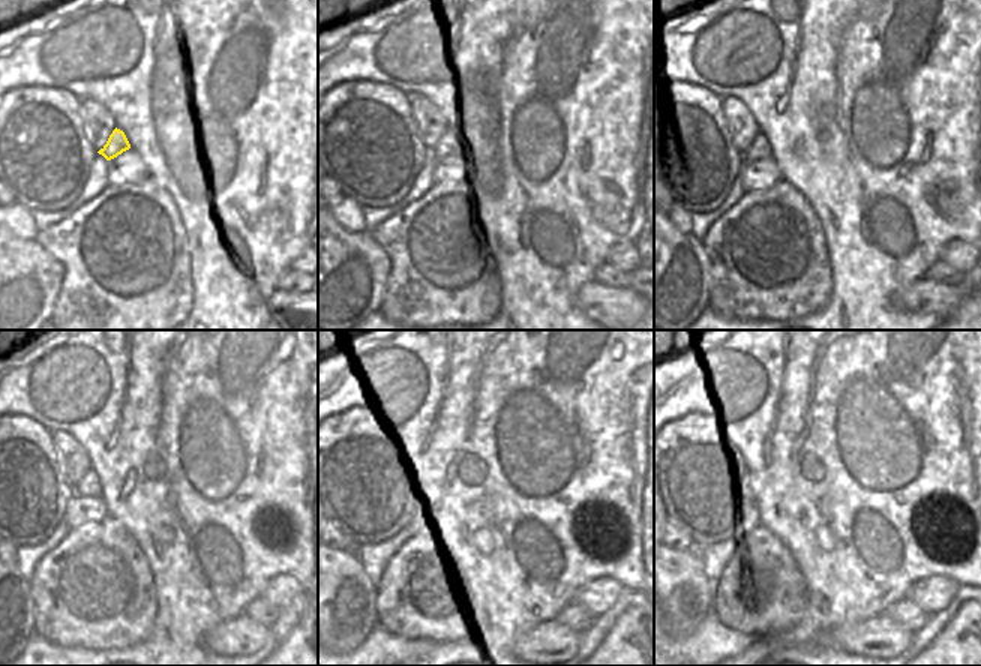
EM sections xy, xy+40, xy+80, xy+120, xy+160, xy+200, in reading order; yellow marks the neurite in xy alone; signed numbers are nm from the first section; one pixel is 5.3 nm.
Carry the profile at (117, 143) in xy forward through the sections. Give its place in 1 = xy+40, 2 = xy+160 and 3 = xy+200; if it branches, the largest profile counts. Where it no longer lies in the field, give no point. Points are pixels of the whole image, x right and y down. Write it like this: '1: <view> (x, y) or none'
1: xy+40 (444, 149)
2: xy+160 (432, 497)
3: xy+200 (764, 494)

